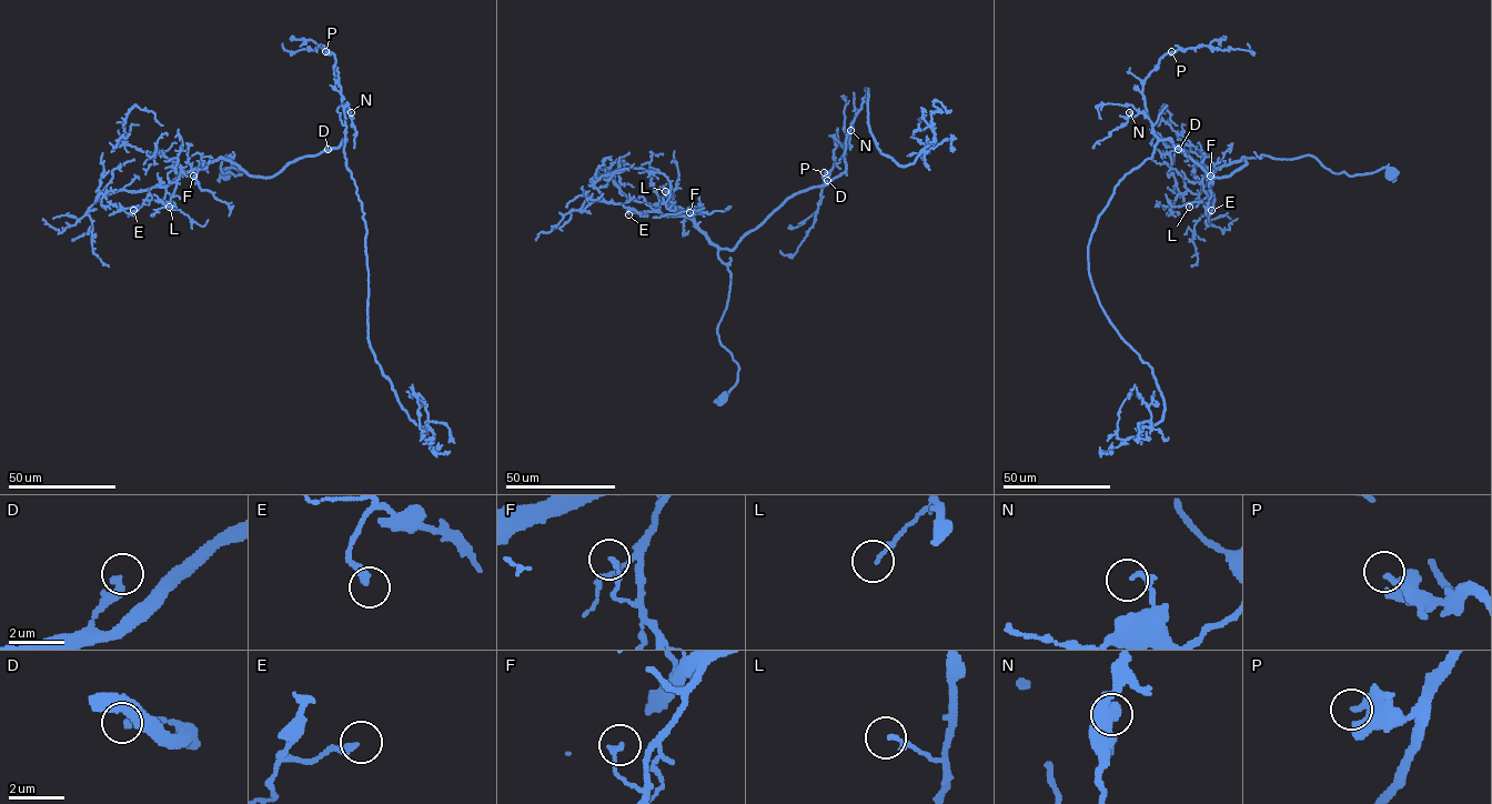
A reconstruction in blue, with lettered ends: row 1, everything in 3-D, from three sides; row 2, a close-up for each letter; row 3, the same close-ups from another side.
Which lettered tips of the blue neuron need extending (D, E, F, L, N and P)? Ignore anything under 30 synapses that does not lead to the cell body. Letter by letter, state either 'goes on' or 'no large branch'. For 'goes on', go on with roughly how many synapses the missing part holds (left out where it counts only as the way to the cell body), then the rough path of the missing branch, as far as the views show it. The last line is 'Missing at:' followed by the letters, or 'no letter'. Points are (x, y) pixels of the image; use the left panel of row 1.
D: goes on; 60 synapses; course (328, 149), (342, 131), (339, 128), (339, 103), (321, 77), (328, 67), (341, 73)
E: no large branch
F: no large branch
L: no large branch
N: no large branch
P: no large branch
Missing at: D

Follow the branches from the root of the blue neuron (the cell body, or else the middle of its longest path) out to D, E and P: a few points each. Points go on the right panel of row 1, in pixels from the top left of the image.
D: (1392, 174), (1381, 168), (1349, 176), (1310, 156), (1262, 154), (1212, 177), (1178, 149)
E: (1392, 174), (1385, 168), (1353, 176), (1334, 173), (1310, 156), (1242, 158), (1213, 172), (1206, 211), (1211, 210)
P: (1392, 174), (1349, 176), (1310, 156), (1262, 154), (1212, 177), (1159, 139), (1147, 113), (1142, 83), (1171, 51)

